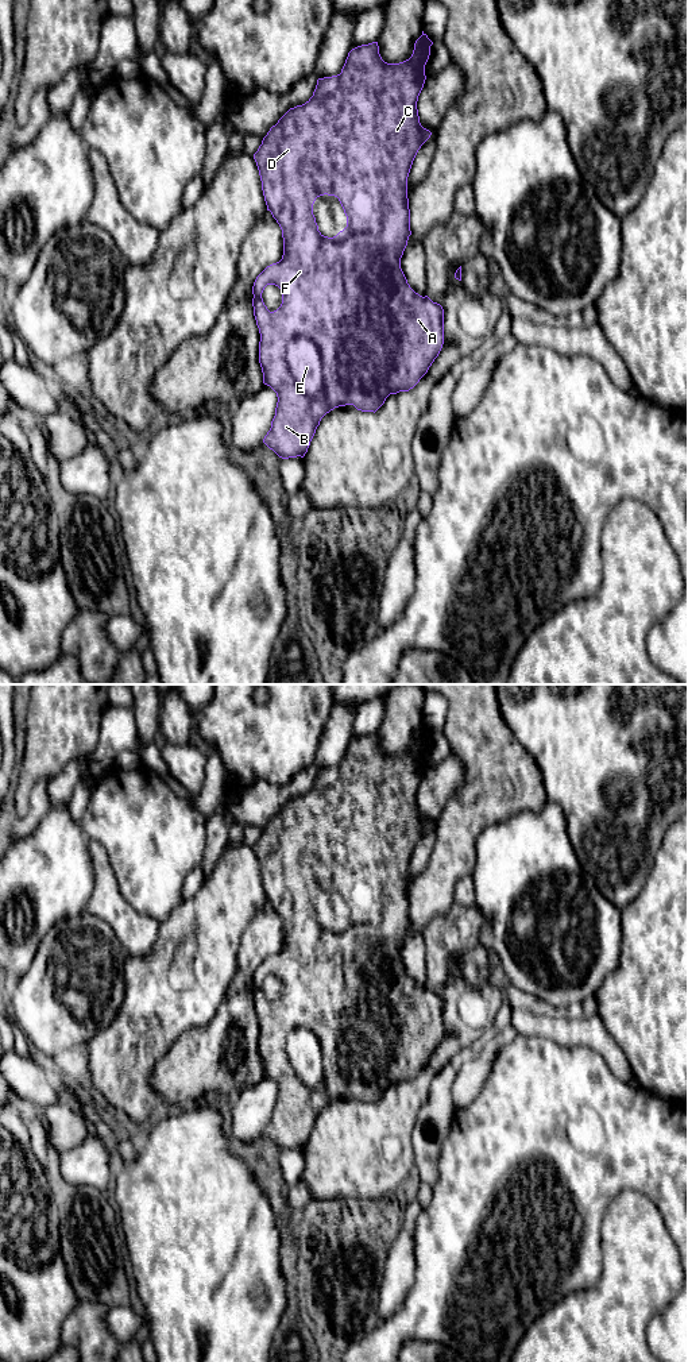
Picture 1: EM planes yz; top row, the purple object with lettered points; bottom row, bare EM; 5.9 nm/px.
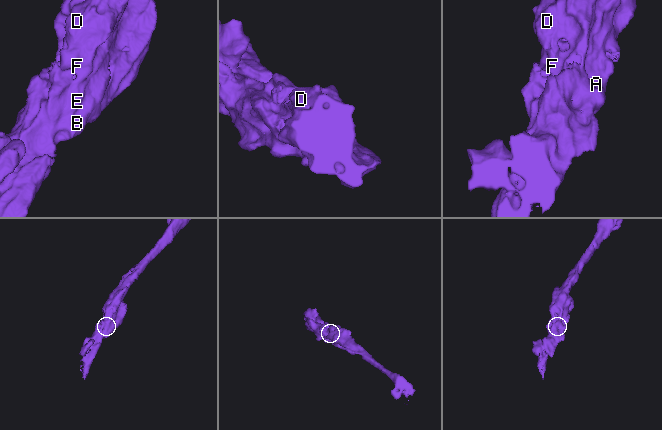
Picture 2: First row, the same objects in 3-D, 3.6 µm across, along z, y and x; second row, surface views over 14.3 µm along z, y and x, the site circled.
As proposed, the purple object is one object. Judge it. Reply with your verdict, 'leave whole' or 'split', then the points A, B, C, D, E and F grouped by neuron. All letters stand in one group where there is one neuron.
split; groups A B C D F / E

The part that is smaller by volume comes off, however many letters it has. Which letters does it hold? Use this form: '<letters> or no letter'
E

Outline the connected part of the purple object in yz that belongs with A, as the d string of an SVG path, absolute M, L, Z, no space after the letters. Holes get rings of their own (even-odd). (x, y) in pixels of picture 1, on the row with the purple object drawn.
M422 31L422 35L415 40L413 54L409 59L399 63L387 63L379 54L378 42L362 45L352 49L348 53L341 73L332 77L324 77L317 80L313 96L302 105L290 108L275 126L270 128L267 135L263 138L262 144L254 154L256 162L262 190L267 211L271 212L282 229L283 238L283 255L277 263L267 266L255 279L252 286L252 306L256 325L260 333L259 342L259 363L263 373L263 383L270 386L278 397L275 416L271 421L271 428L263 439L263 443L273 450L279 458L304 458L308 452L310 441L320 425L321 418L339 406L353 405L362 412L376 412L386 401L390 394L399 391L409 391L413 389L420 379L428 373L429 367L438 356L444 344L444 309L440 304L433 302L428 296L422 297L415 293L401 269L401 258L407 246L410 231L410 209L407 198L407 177L413 165L413 161L421 148L421 146L430 138L432 132L424 128L420 123L417 101L424 88L426 76L425 65L430 55L430 46L433 42ZM320 196L335 196L339 198L344 213L347 216L347 227L340 231L336 236L328 238L318 231L316 217L313 215L313 204ZM267 285L275 285L282 290L281 306L270 312L263 302L262 293ZM295 337L308 337L312 340L321 355L321 369L324 377L322 390L317 400L309 398L295 383L287 363L286 363L286 347Z

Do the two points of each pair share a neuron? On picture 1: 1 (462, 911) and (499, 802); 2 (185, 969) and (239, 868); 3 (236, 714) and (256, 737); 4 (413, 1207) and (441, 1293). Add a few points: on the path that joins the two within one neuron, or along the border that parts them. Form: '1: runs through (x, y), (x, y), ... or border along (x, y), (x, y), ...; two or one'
1: border along (471, 874), (456, 882), (452, 892), (453, 902); two
2: runs through (197, 944), (232, 894); one
3: runs through (239, 720), (251, 732); one
4: border along (422, 1210), (414, 1226), (414, 1251); two

